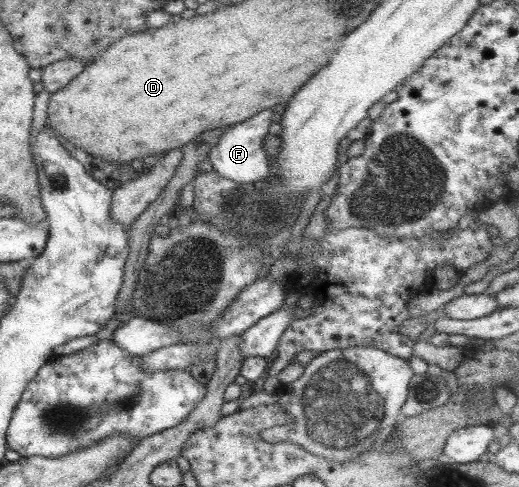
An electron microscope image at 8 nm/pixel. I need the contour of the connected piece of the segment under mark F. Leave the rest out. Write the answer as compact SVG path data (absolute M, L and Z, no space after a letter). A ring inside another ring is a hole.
M263 109L251 118L224 129L217 144L206 155L211 171L236 184L249 184L267 178L270 173L270 163L266 152L262 149L262 138L271 124L271 114L273 114L272 109Z

